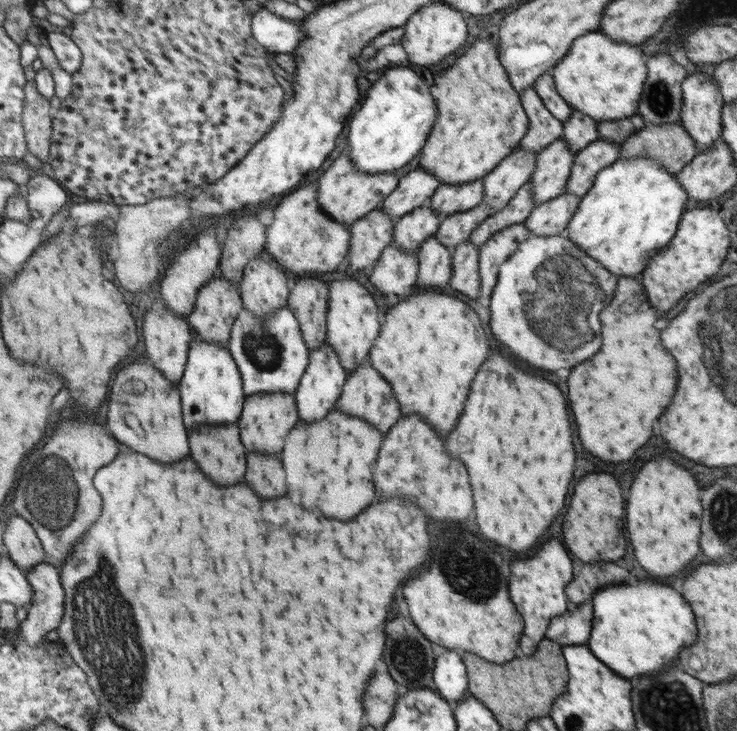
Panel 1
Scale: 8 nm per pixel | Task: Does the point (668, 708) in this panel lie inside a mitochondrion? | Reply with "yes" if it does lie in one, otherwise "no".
yes

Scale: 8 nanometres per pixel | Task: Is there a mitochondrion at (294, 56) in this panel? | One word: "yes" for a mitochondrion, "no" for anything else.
no

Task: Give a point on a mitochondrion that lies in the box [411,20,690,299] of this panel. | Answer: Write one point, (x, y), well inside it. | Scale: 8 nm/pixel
(659, 96)

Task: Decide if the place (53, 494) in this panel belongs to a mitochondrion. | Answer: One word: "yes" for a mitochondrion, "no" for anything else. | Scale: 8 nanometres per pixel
yes

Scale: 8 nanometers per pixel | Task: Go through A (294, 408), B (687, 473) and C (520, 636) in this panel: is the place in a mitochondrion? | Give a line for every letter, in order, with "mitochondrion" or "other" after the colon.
A: other
B: other
C: other

